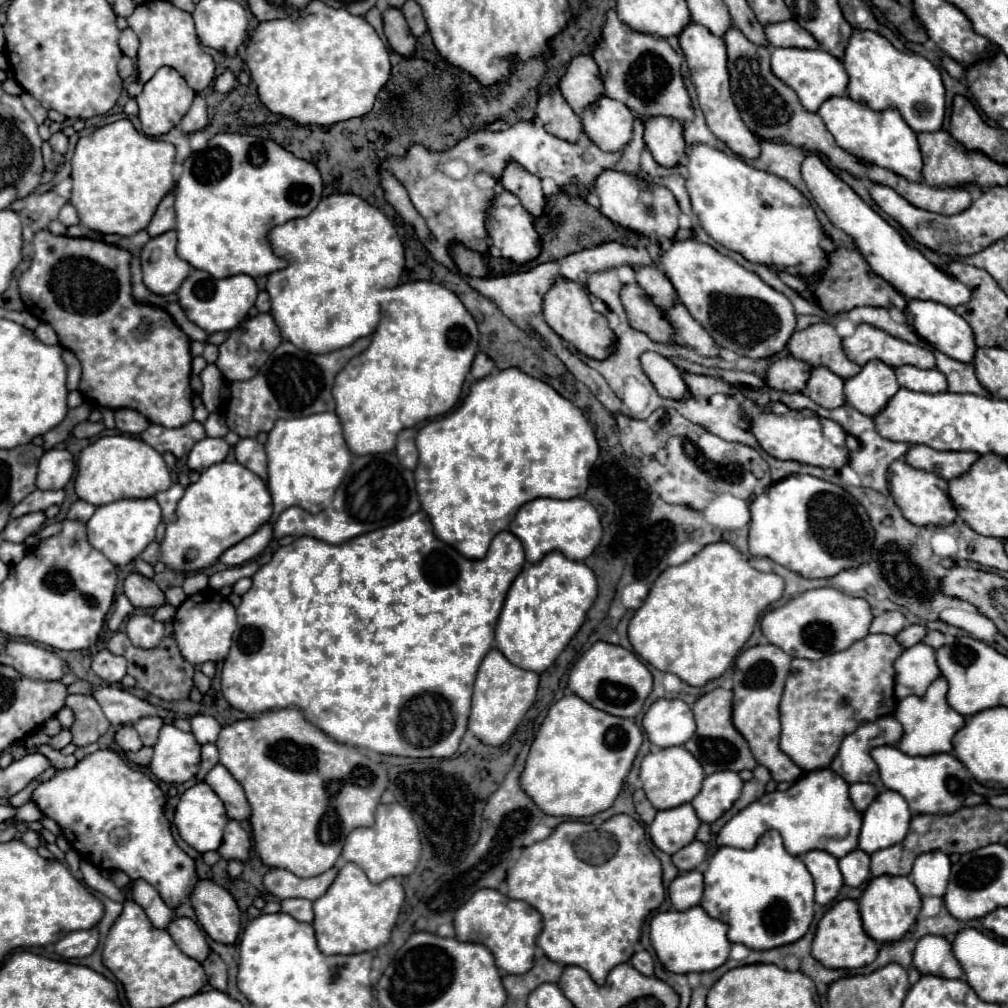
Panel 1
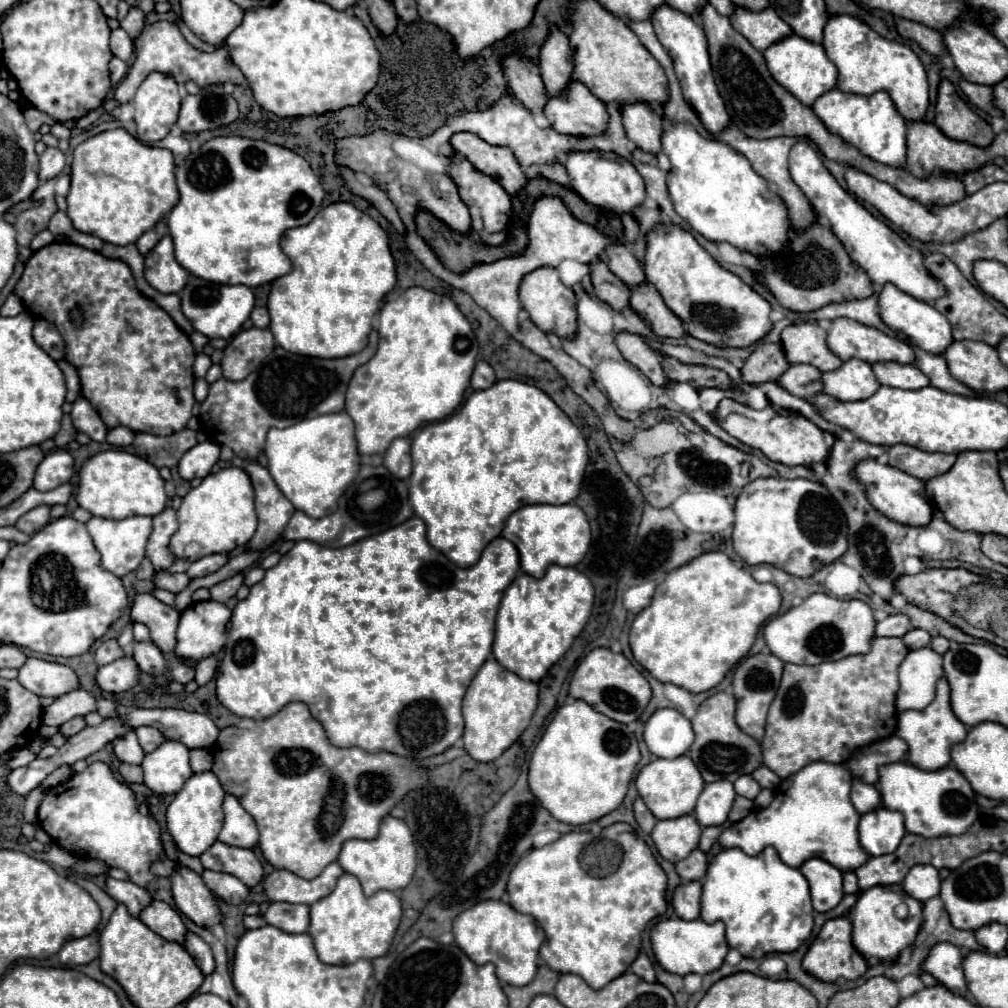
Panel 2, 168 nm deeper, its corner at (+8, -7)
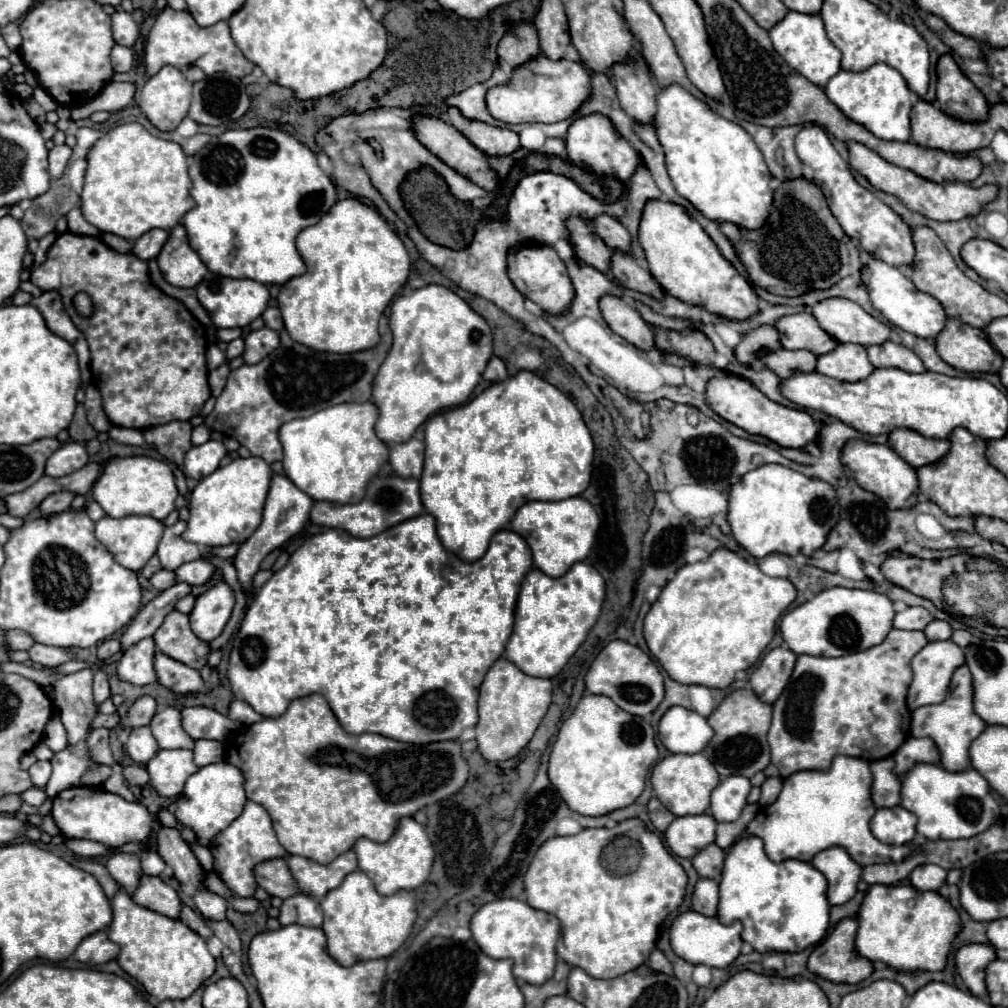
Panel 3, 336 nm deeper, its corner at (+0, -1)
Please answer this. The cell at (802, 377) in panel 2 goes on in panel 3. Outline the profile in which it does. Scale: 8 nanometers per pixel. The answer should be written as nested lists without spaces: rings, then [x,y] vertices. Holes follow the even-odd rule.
[[[762,350],[760,362],[776,372],[780,378],[790,378],[796,372],[814,372],[816,370],[816,354],[808,350]]]

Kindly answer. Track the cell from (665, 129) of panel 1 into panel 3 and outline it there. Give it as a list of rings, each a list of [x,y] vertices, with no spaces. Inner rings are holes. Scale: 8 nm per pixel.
[[[630,54],[624,62],[614,64],[610,68],[610,80],[626,114],[636,122],[652,124],[656,114],[656,88],[638,56]]]

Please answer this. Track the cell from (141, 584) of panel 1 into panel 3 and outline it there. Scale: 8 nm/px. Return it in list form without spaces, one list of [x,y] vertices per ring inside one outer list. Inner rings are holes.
[[[172,610],[166,620],[162,622],[162,626],[154,632],[154,642],[158,652],[194,668],[194,670],[202,670],[208,662],[208,654],[212,652],[208,642],[202,642],[190,628],[188,616]],[[202,644],[200,656],[196,654],[196,648]]]

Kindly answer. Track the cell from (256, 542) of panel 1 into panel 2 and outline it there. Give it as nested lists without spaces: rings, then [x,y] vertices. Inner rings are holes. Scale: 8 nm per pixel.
[[[210,554],[210,556],[204,556],[204,558],[196,560],[196,562],[188,568],[188,574],[190,574],[192,578],[208,576],[208,574],[220,570],[226,562],[228,562],[228,556],[226,556],[226,554]]]

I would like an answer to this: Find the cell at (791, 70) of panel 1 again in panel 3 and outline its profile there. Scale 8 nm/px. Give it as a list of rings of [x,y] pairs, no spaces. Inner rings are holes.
[[[790,10],[778,24],[774,24],[770,30],[770,40],[774,44],[774,50],[788,62],[790,68],[806,76],[810,82],[816,86],[826,86],[828,80],[838,74],[840,70],[840,60],[842,54],[840,50],[832,44],[832,40],[826,36],[824,22],[818,14],[802,14],[796,10]]]

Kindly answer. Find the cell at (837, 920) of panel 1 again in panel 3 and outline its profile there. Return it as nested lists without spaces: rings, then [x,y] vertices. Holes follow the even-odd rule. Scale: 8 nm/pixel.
[[[844,918],[834,932],[820,942],[808,958],[808,970],[830,982],[858,984],[872,974],[870,960],[858,960],[854,938],[858,932],[856,918]]]

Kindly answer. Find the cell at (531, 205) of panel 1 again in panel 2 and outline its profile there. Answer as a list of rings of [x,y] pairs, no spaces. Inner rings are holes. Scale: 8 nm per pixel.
[[[470,132],[454,134],[450,144],[460,156],[470,160],[470,164],[474,164],[478,172],[498,180],[498,184],[502,184],[502,188],[510,196],[516,196],[528,184],[526,174],[522,172],[518,160],[508,148],[490,146],[482,138]]]

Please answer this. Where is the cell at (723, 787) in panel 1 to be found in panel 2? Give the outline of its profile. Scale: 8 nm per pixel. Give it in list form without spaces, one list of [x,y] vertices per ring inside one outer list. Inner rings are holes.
[[[716,780],[716,782],[706,784],[694,808],[694,816],[698,824],[702,828],[724,824],[734,798],[736,798],[734,786],[728,780]]]

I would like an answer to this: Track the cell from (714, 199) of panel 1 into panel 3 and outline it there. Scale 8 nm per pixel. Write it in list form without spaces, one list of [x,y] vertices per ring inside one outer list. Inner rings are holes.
[[[674,84],[666,86],[656,94],[656,116],[654,116],[654,128],[658,134],[658,140],[664,148],[666,156],[666,170],[672,178],[672,184],[680,196],[690,200],[694,208],[698,208],[706,218],[716,222],[732,222],[736,226],[754,230],[760,228],[768,214],[772,212],[772,188],[770,188],[770,172],[768,166],[750,138],[746,130],[726,118],[722,118],[718,112],[714,112],[706,102],[694,98],[686,88]]]

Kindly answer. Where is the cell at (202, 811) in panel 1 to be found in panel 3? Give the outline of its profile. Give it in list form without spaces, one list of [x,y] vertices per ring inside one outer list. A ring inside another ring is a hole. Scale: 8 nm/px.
[[[218,762],[218,764],[208,764],[200,768],[194,776],[186,780],[184,792],[168,806],[168,810],[176,816],[176,820],[182,826],[188,826],[196,832],[196,838],[200,844],[208,846],[210,840],[228,828],[244,810],[246,804],[246,794],[244,794],[244,774],[230,762]]]

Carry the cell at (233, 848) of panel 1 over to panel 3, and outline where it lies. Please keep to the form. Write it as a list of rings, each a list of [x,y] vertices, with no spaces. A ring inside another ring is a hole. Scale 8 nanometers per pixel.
[[[284,858],[260,862],[256,866],[256,880],[258,880],[258,886],[264,888],[270,896],[278,896],[282,900],[294,894],[300,894],[296,880]]]

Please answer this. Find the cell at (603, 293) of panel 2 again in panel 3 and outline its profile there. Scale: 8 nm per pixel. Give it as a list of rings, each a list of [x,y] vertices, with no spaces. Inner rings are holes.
[[[570,218],[566,222],[566,228],[570,234],[570,244],[576,252],[576,258],[580,258],[582,262],[594,266],[596,270],[608,274],[610,248],[602,242],[602,238],[598,238],[598,234],[594,234],[590,222],[586,222],[584,218]]]

